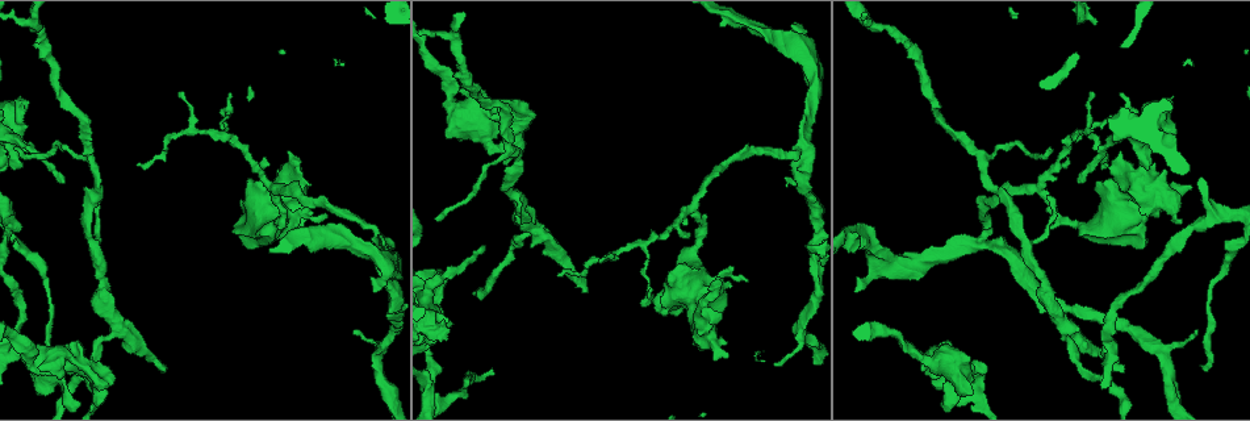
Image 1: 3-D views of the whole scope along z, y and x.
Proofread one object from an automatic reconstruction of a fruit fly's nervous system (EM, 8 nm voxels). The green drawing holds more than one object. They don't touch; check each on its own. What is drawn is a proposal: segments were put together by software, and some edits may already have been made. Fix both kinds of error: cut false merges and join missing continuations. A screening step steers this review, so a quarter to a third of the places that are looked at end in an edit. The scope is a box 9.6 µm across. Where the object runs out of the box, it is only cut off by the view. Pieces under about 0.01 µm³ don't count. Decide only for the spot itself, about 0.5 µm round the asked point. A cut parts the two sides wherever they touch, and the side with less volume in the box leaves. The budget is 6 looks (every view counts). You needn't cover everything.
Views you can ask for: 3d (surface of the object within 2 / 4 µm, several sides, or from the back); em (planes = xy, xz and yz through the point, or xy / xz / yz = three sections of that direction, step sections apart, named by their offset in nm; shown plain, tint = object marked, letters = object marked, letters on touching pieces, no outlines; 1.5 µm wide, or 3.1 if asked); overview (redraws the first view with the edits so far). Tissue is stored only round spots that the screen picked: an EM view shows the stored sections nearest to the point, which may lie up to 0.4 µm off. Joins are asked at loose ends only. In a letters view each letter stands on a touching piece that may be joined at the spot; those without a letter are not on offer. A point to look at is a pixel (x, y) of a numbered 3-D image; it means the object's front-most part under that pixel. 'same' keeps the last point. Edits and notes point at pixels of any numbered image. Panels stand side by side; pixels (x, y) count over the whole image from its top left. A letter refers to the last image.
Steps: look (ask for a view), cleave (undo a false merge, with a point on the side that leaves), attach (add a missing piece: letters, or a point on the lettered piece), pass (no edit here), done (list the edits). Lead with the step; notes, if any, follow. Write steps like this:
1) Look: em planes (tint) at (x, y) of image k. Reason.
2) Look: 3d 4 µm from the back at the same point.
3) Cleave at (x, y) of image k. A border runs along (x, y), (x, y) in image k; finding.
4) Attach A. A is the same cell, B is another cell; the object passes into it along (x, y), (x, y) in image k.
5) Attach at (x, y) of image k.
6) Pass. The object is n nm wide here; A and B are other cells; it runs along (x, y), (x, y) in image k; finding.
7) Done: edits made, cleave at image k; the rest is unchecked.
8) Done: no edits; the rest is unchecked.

Look: em planes (tint) at (980, 240) of image 1. Three-way junction.

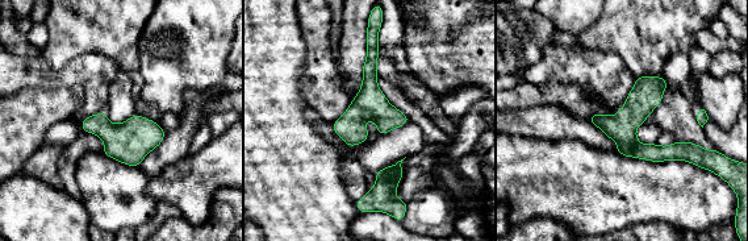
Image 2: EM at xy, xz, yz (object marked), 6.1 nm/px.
Look: em planes (letters) at the same point.

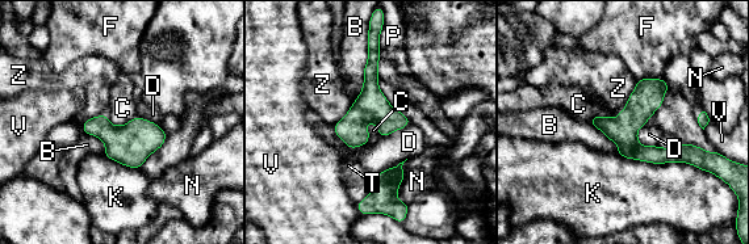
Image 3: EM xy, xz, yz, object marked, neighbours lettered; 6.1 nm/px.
Pass. The longest contact is with K, 550 nm; B, C, D, F, K, N, P, T, V and Z are other cells; a border runs along (372, 121), (364, 144) in image 3; continuous, no second neuron.

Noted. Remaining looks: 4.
Look: 3d 2 µm at (694, 208) of image 1. Three-way junction.

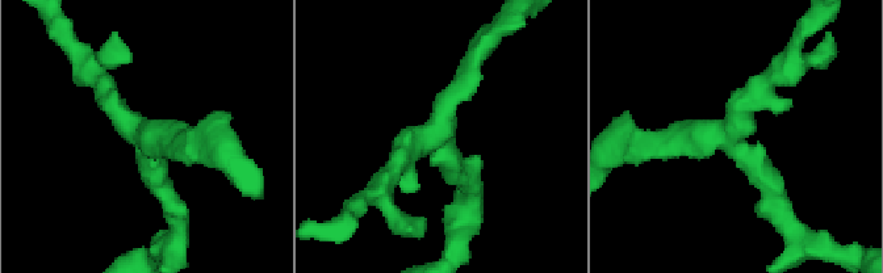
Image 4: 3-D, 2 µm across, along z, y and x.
Look: em planes (tint) at (437, 127) of image 4. 3 arms meet here.

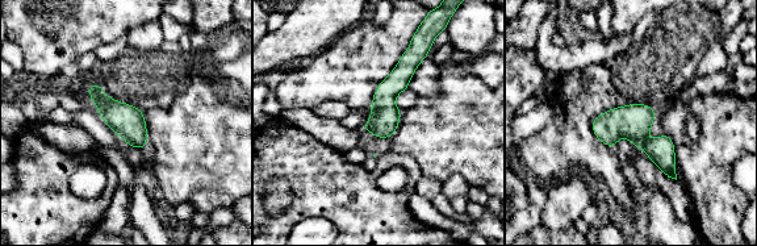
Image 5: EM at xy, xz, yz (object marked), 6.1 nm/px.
Look: em planes (letters) at the same point.

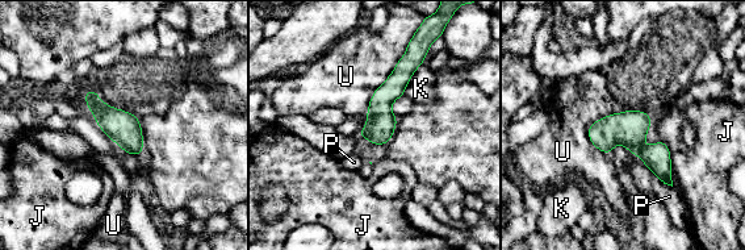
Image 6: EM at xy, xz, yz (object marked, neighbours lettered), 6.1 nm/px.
Pass. The object is 180 nm wide here; J, K, P and U are other cells; continuous, no second neuron.

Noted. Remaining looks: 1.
Done: no edits; the rest is unchecked.

